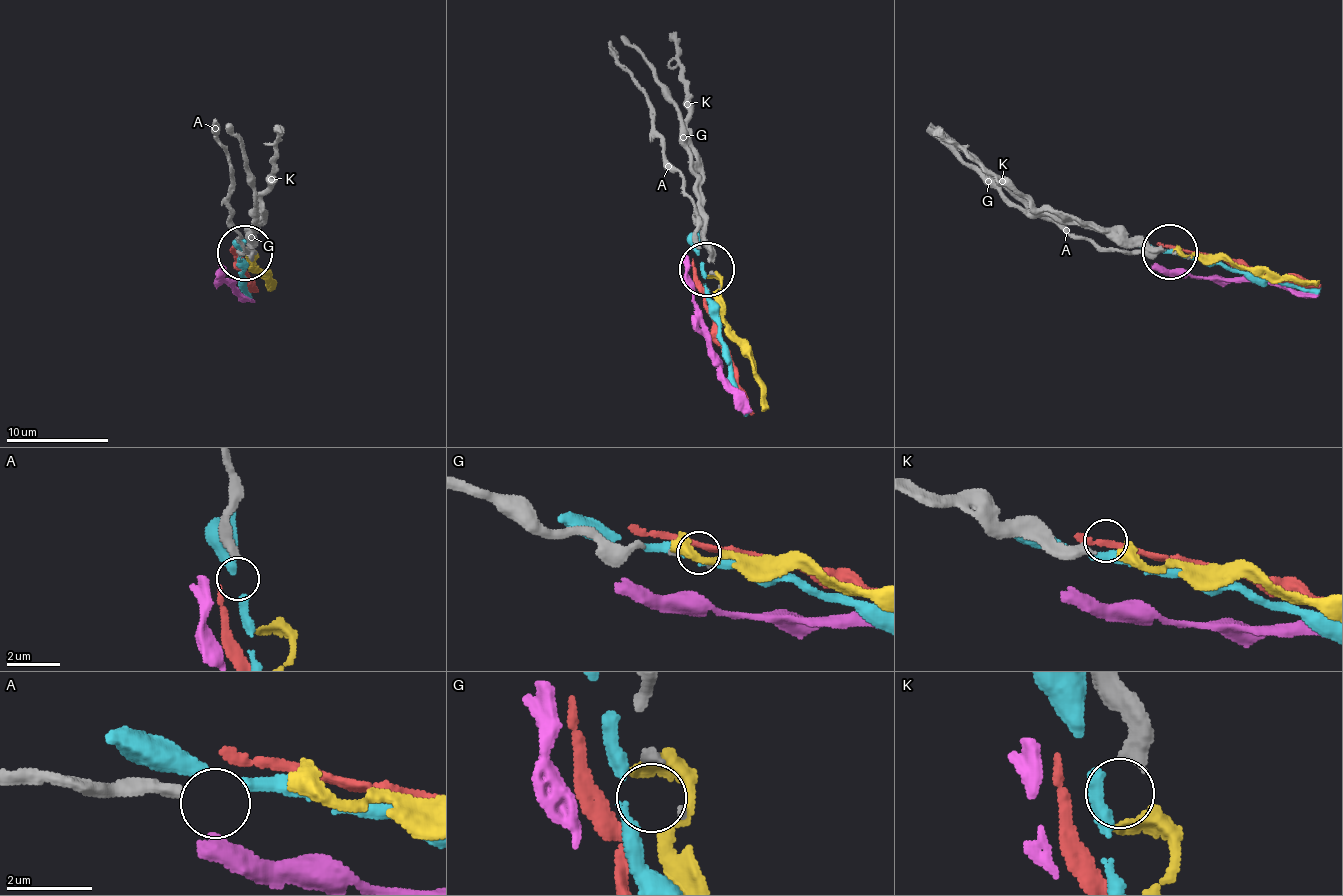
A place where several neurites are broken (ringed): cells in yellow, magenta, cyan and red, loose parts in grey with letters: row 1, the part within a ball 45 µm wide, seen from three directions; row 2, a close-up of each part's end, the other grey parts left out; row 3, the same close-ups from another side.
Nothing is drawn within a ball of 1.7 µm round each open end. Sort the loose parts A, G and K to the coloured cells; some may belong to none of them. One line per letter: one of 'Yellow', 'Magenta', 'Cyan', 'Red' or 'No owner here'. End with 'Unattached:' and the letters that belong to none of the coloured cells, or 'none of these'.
A: No owner here
G: No owner here
K: Yellow
Unattached: A, G

